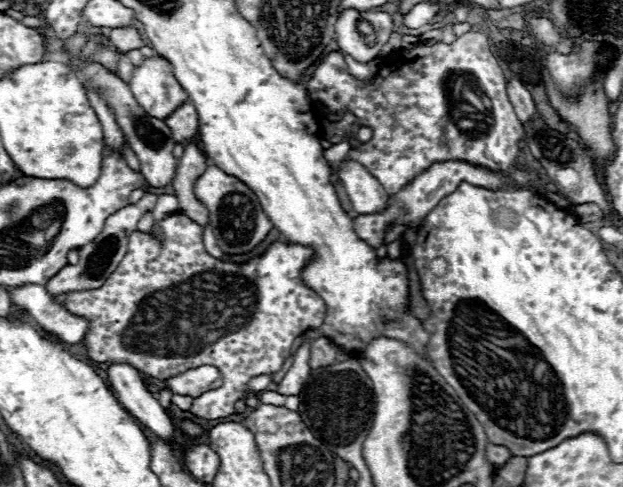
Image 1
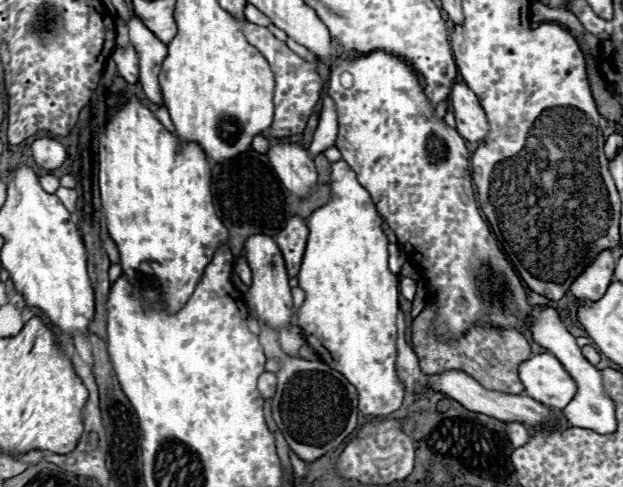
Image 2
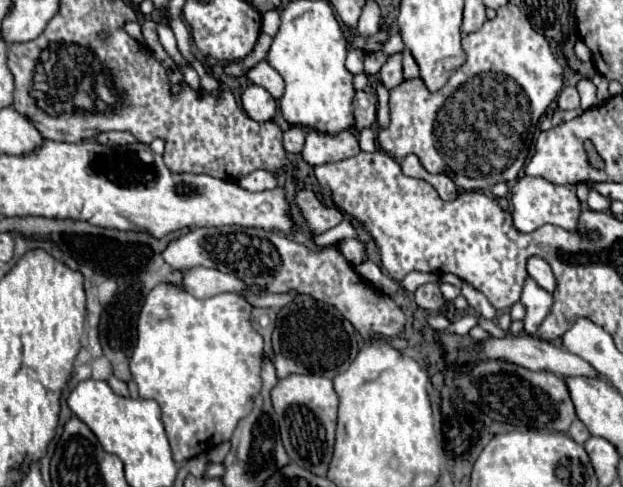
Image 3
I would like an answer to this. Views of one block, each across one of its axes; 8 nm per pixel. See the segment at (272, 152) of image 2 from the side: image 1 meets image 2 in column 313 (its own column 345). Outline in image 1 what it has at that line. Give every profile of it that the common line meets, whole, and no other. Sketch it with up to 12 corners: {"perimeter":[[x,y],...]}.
{"perimeter":[[342,160],[338,176],[356,214],[386,208],[386,190],[362,164]]}

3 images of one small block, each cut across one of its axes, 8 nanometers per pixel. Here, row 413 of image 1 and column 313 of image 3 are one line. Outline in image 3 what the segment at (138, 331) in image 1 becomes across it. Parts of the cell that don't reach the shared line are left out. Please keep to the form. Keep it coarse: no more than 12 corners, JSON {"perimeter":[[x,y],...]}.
{"perimeter":[[300,190],[296,204],[312,234],[344,220],[336,206],[312,190]]}

